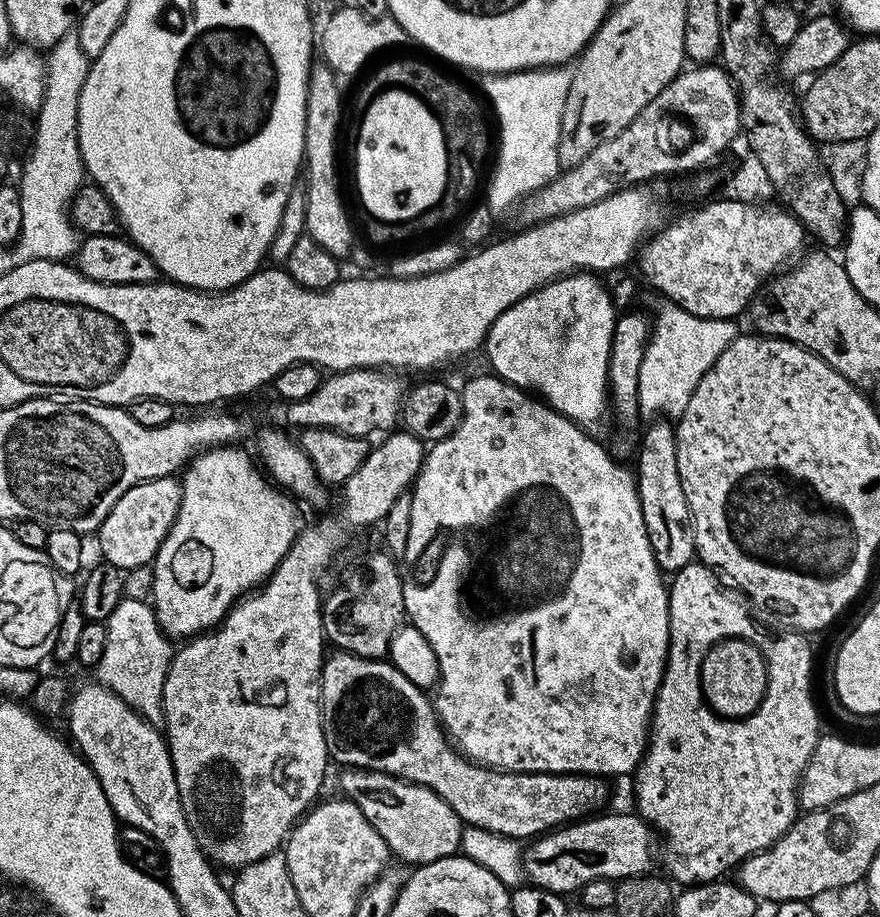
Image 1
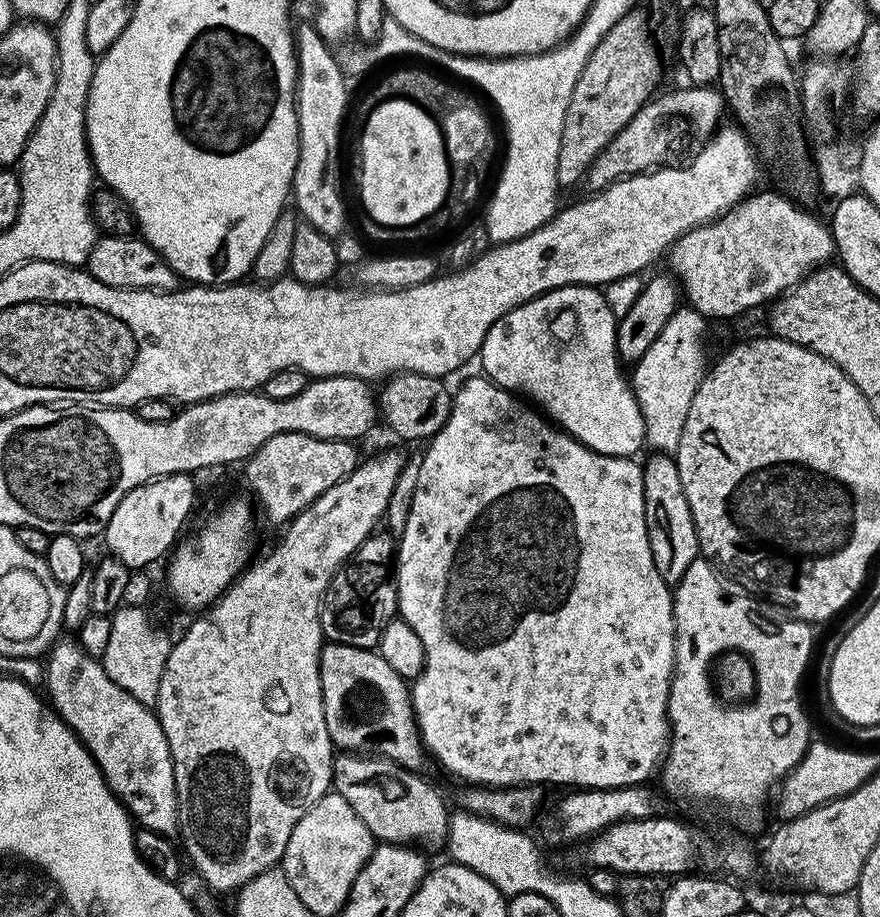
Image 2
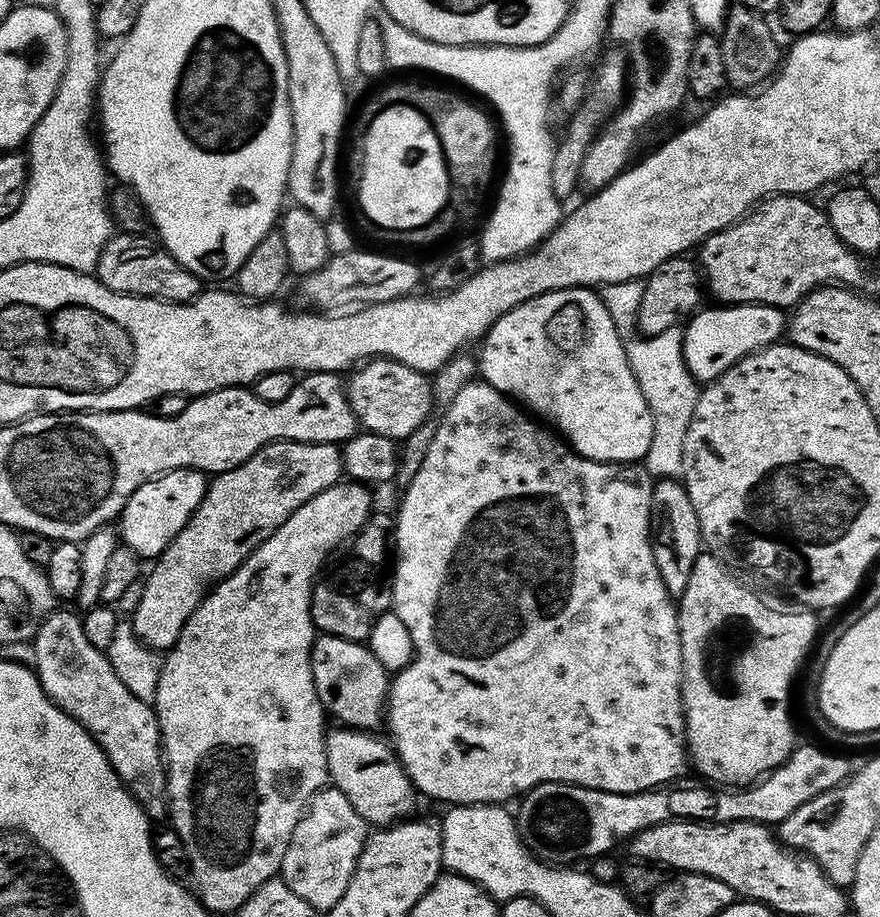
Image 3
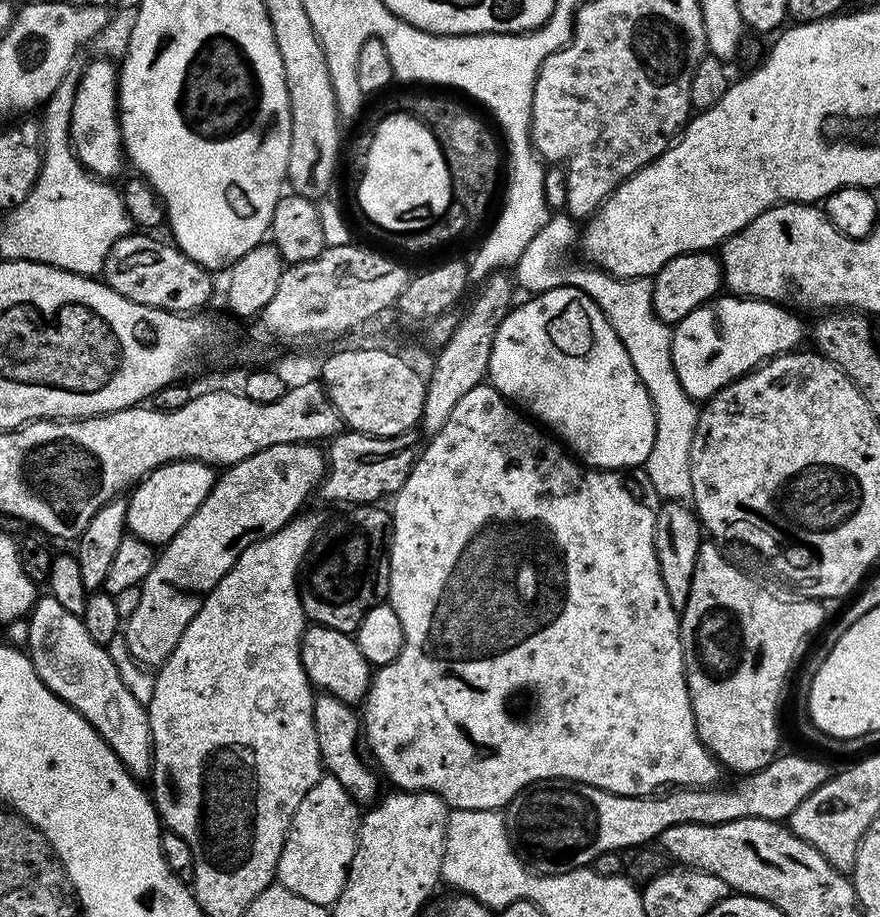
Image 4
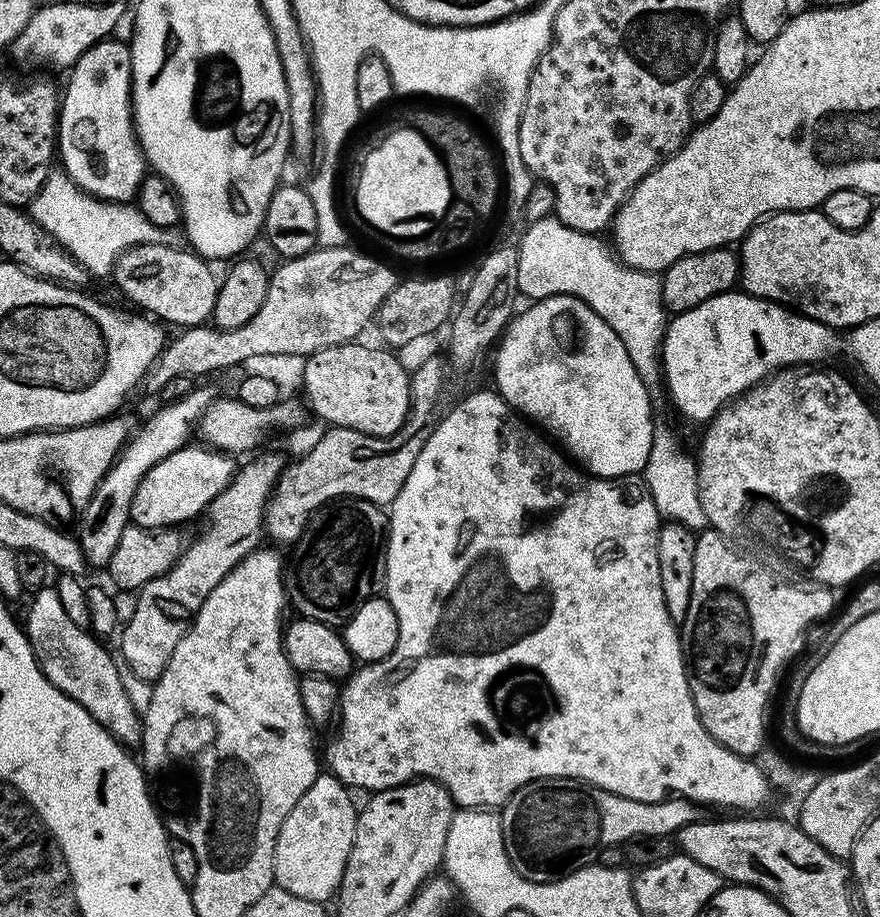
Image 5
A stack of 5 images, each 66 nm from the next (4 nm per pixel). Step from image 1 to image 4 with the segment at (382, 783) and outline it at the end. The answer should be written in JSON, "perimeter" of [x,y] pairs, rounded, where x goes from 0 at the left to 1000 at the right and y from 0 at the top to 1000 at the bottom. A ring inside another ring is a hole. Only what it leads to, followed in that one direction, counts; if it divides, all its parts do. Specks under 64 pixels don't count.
{"perimeter":[[[364,757],[356,762],[355,782],[357,783],[357,800],[361,805],[364,831],[370,839],[372,845],[384,848],[384,853],[389,853],[389,857],[400,867],[401,872],[423,875],[433,867],[433,847],[428,839],[417,828],[414,830],[409,826],[408,818],[405,817],[405,807],[407,811],[411,803],[411,790],[406,778],[403,781],[400,776],[403,776],[401,769],[391,768],[383,759]]]}

